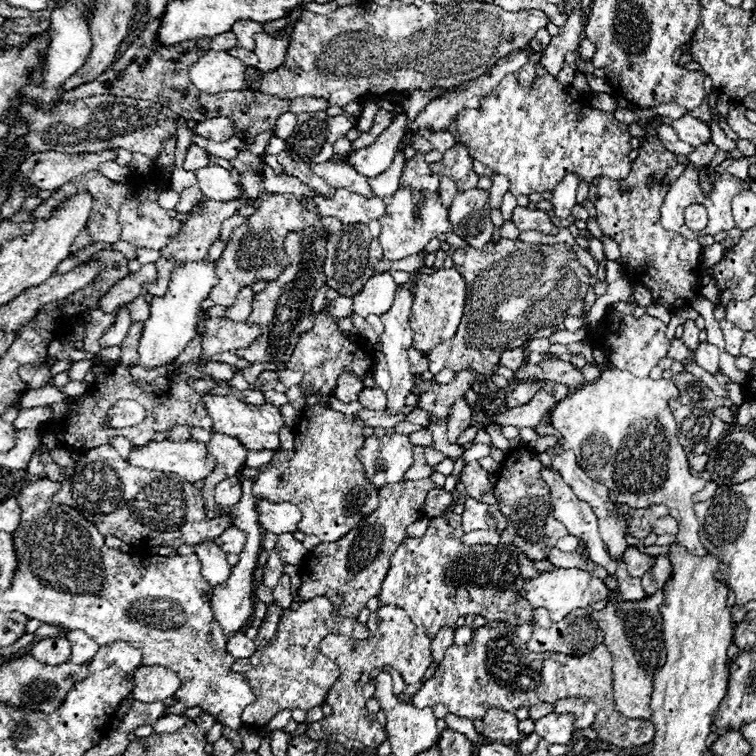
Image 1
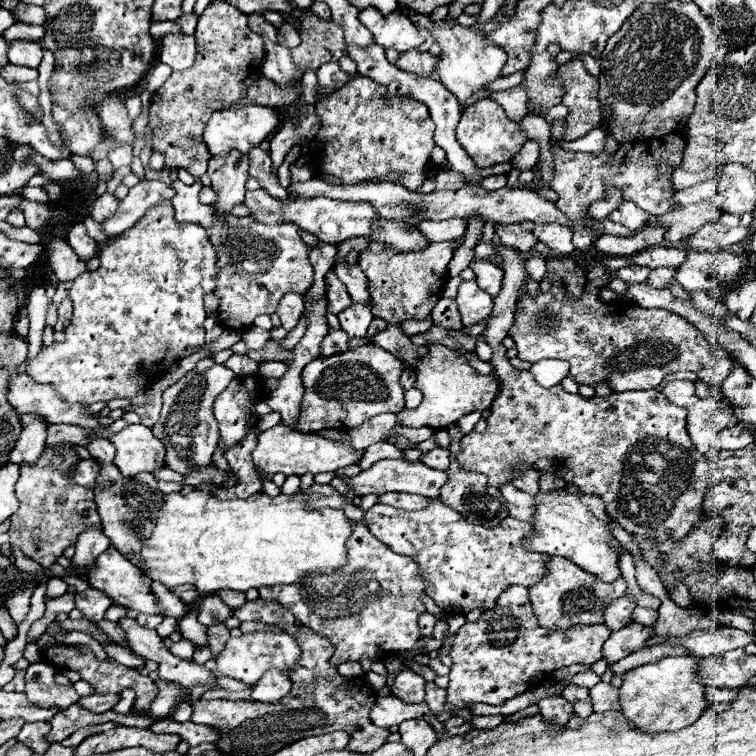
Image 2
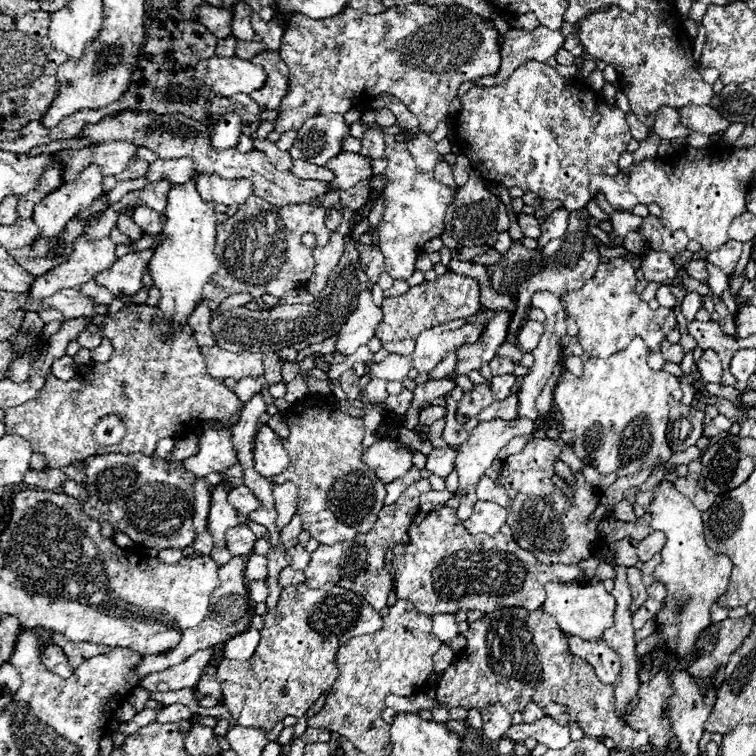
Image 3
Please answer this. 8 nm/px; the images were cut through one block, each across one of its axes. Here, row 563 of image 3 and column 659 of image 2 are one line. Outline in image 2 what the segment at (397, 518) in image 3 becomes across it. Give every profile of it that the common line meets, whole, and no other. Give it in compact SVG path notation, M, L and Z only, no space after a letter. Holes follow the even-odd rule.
M576 252L576 256L568 258L548 258L546 262L548 272L556 272L556 282L550 288L552 292L538 294L536 298L524 294L516 304L516 320L508 334L516 342L518 358L526 360L530 364L536 364L544 358L558 358L566 360L570 364L570 376L578 384L586 384L596 388L598 384L606 382L614 392L626 392L626 390L650 390L656 388L664 376L680 370L696 372L700 380L708 382L712 388L722 388L722 382L728 378L728 374L734 368L734 360L728 352L724 352L720 346L712 346L700 330L696 330L694 324L684 320L678 314L672 314L668 310L644 310L636 308L636 304L622 304L622 302L600 302L598 292L604 286L604 268L600 266L588 266L584 262L584 256ZM568 270L576 270L574 276L566 276ZM562 284L564 298L562 298ZM582 284L582 286L580 286ZM642 344L642 346L640 346Z

